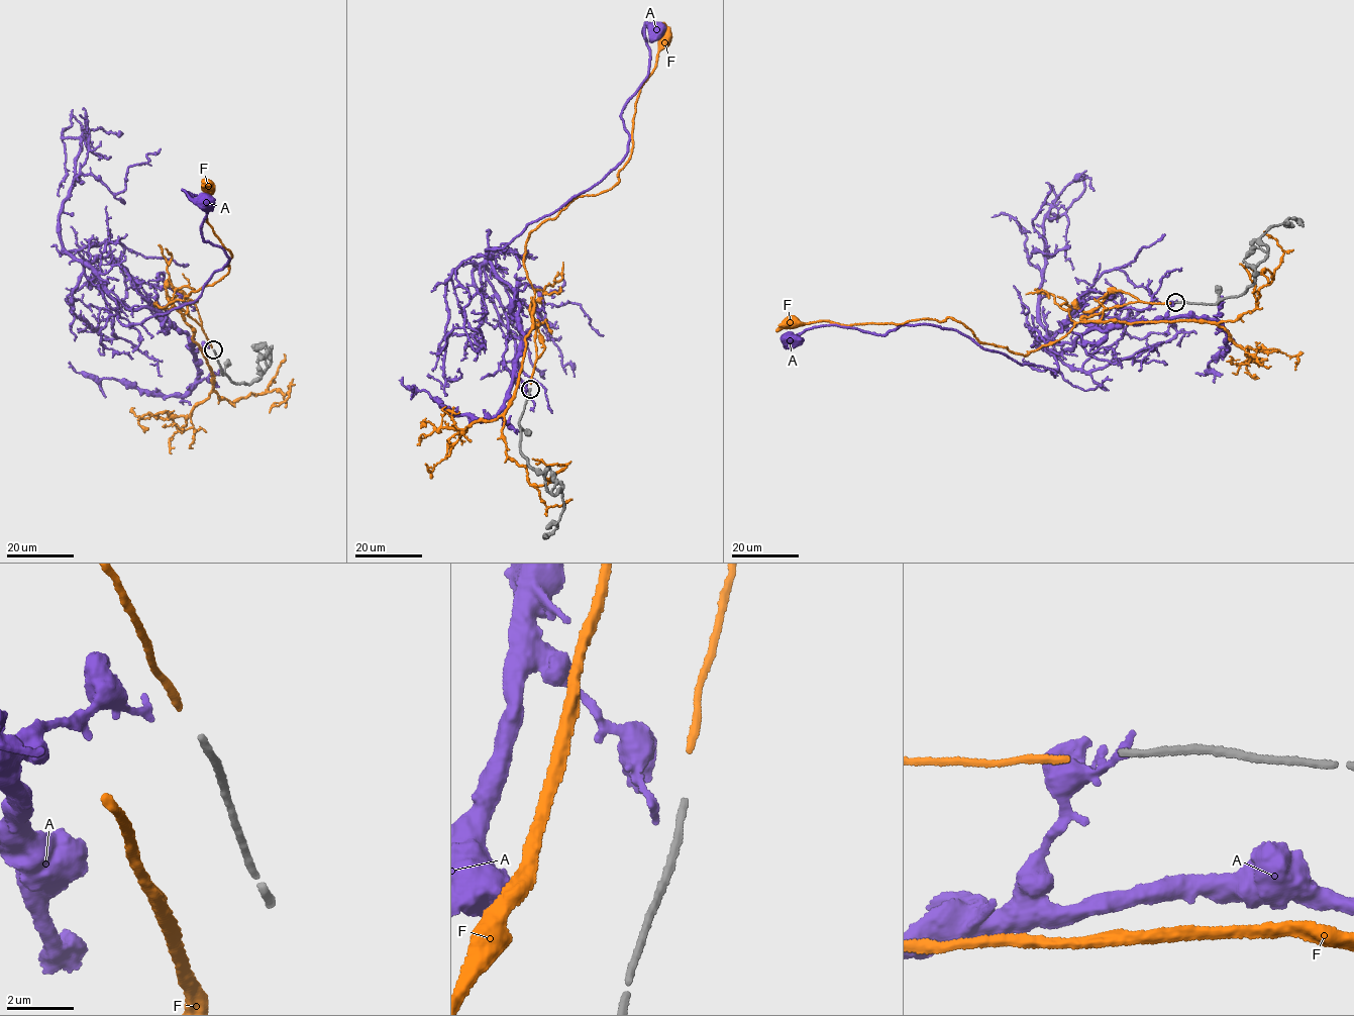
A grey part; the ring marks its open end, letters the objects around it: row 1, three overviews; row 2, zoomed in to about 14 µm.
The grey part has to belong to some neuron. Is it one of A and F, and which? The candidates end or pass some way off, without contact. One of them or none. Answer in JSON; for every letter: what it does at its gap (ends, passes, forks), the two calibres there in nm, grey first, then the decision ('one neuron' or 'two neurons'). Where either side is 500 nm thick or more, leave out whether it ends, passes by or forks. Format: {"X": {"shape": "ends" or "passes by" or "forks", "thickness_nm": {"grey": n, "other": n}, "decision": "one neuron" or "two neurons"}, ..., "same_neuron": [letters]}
{"A": {"shape": "ends", "thickness_nm": {"grey": 200, "other": 240}, "decision": "two neurons"}, "F": {"shape": "ends", "thickness_nm": {"grey": 200, "other": 200}, "decision": "one neuron"}, "same_neuron": ["F"]}

